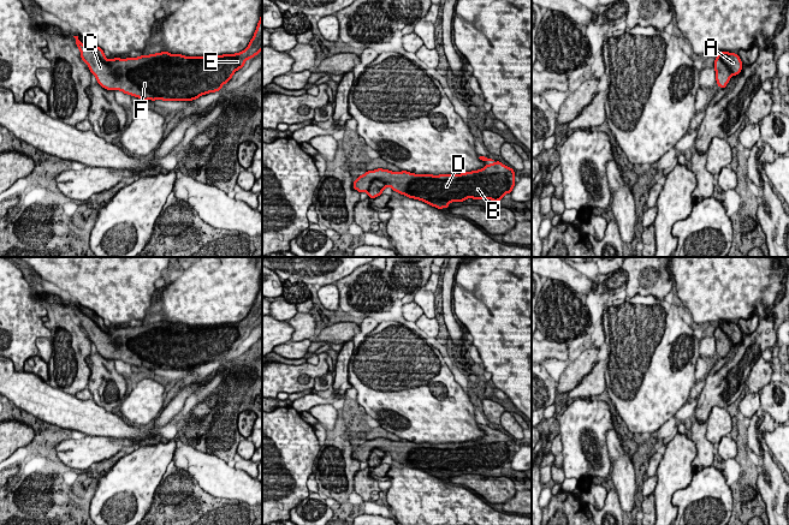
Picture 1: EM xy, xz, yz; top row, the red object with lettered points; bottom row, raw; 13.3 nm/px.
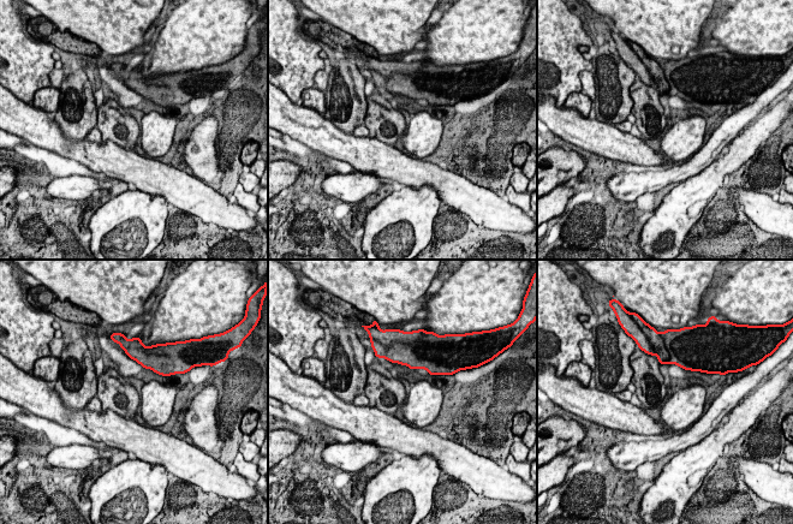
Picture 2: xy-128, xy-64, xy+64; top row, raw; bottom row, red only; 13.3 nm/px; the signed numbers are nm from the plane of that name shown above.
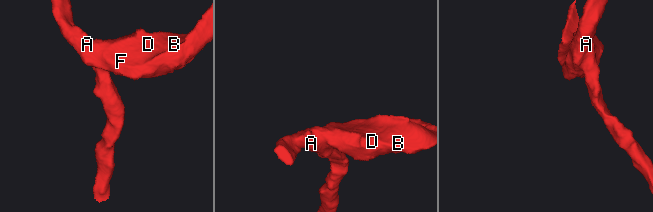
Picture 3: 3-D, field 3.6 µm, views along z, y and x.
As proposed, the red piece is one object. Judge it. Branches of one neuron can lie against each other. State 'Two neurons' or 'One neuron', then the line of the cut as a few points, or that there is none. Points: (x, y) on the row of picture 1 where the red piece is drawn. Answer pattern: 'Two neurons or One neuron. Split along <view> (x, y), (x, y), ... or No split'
Two neurons. Split along xz (389, 185), (374, 179), (366, 191)

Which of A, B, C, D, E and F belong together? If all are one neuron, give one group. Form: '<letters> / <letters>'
A / B C D E F

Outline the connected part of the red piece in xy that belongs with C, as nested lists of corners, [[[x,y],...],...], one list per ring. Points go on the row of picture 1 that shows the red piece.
[[[262,7],[256,30],[248,47],[235,54],[214,56],[185,56],[171,54],[166,50],[137,58],[113,58],[108,64],[103,62],[89,47],[76,38],[76,46],[82,60],[88,65],[96,82],[107,90],[119,90],[124,94],[138,97],[143,101],[192,101],[202,95],[221,90],[237,70],[241,70],[248,59],[253,59],[262,49]]]

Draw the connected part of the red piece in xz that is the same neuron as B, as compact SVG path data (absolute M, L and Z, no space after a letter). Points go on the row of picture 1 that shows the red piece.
M490 157L479 159L493 163L485 165L477 171L439 175L378 168L357 177L352 187L360 193L367 192L370 183L378 179L399 195L422 201L438 209L449 208L451 202L463 202L468 198L499 202L505 193L511 193L516 184L514 168Z

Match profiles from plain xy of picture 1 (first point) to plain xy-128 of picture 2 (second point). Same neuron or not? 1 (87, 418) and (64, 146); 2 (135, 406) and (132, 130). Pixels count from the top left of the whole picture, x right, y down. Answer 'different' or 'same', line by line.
1: same
2: different

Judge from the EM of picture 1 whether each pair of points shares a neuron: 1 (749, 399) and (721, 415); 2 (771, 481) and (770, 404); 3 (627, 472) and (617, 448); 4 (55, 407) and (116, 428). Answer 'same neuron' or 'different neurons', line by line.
1: different neurons
2: same neuron
3: same neuron
4: same neuron

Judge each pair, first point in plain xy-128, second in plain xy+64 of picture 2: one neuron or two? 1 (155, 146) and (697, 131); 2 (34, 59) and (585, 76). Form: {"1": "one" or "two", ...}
{"1": "one", "2": "two"}

